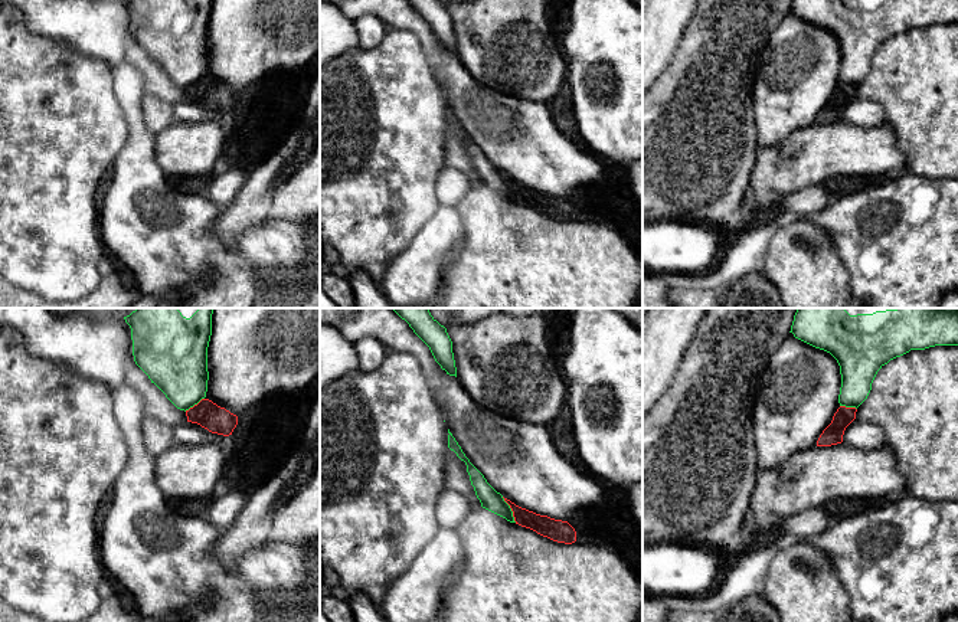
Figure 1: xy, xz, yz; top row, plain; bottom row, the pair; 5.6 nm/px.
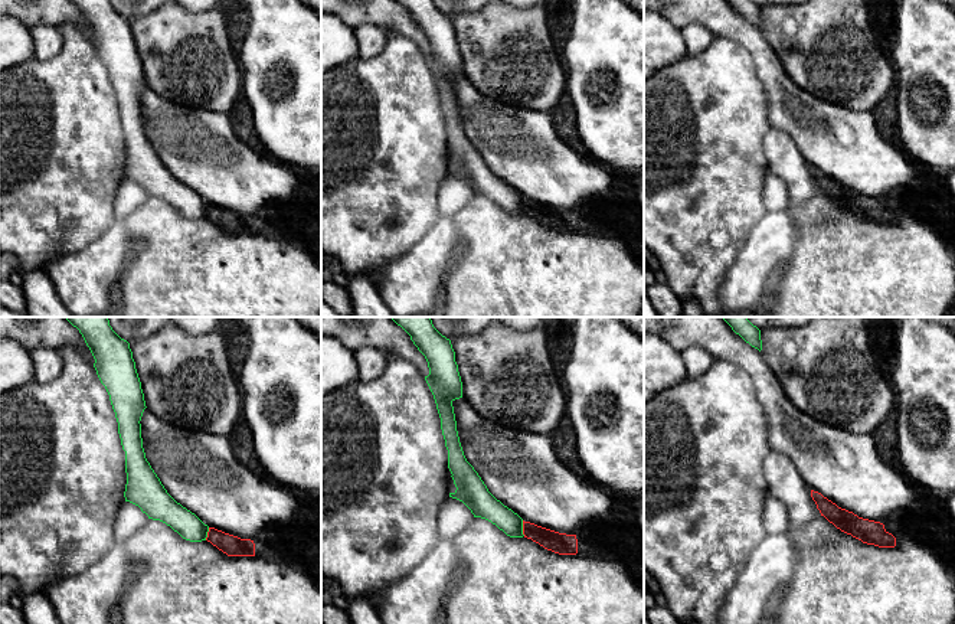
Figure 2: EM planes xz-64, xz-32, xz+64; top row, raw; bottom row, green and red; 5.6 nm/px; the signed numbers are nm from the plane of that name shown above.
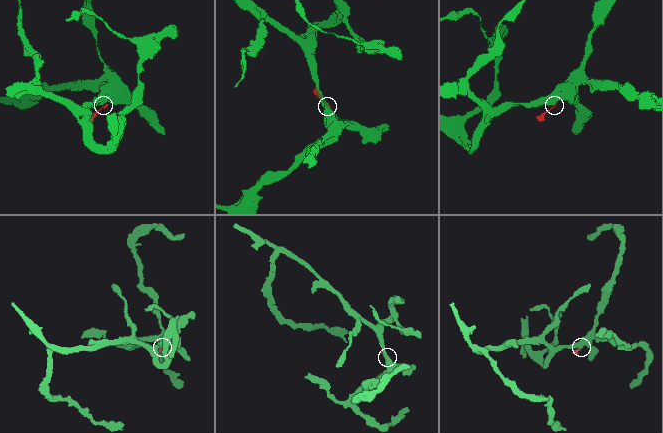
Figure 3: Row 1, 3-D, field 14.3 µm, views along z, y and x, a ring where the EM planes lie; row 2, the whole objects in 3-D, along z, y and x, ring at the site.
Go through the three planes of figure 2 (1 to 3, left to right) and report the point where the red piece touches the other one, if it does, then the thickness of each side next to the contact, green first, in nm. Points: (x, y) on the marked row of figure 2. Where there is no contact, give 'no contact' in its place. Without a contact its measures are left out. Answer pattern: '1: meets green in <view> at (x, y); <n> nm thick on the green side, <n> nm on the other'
1: meets green in xz-64 at (206, 533); 150 nm thick on the green side, 120 nm on the other
2: meets green in xz-32 at (522, 528); 150 nm thick on the green side, 120 nm on the other
3: no contact

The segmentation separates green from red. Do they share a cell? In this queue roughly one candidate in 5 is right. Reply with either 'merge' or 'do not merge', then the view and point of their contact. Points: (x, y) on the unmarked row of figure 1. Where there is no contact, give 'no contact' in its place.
do not merge | xz (510, 187)

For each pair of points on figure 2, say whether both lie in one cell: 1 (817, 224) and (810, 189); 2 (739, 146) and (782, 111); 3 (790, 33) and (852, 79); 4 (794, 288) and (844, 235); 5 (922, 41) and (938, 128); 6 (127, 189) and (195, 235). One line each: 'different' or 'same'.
1: different
2: different
3: same
4: same
5: same
6: different

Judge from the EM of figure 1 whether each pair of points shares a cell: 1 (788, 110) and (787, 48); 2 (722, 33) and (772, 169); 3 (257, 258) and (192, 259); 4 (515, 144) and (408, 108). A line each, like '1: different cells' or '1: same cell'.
1: same cell
2: different cells
3: same cell
4: different cells

